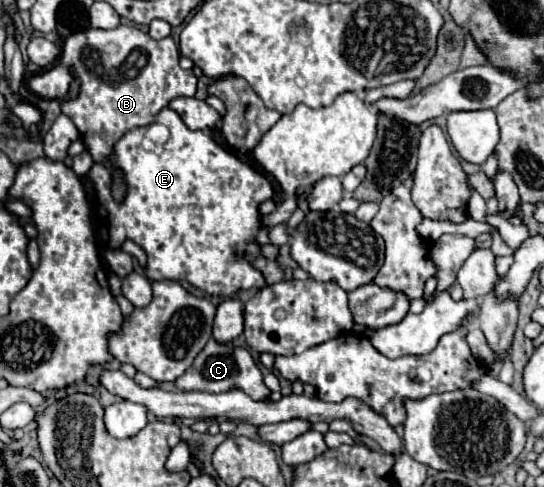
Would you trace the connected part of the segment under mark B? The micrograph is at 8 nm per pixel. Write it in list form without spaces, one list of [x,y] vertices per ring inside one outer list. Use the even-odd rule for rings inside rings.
[[[123,24],[113,30],[89,28],[71,34],[63,44],[59,62],[43,74],[29,78],[29,88],[35,94],[61,98],[61,112],[73,120],[95,162],[105,162],[117,138],[131,128],[149,126],[171,100],[195,96],[195,86],[197,78],[191,70],[179,66],[179,48],[171,38],[153,40],[149,34]],[[71,70],[75,70],[79,80],[75,98],[67,98],[71,80],[63,80],[63,74]]]

